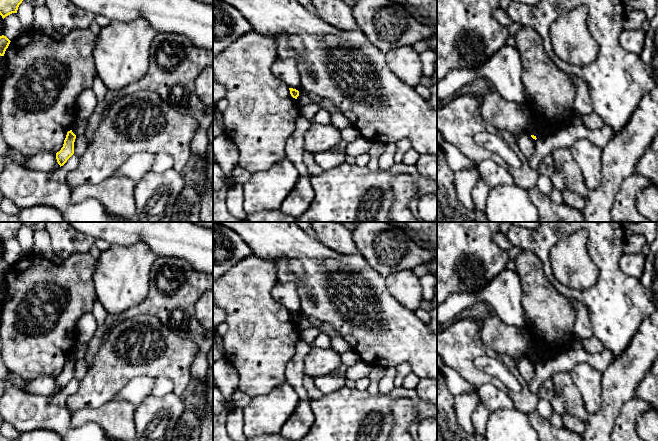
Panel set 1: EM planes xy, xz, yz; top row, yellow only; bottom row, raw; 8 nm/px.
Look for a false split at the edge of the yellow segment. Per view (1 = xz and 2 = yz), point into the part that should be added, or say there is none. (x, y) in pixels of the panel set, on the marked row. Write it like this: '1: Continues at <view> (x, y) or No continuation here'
1: No continuation here
2: No continuation here

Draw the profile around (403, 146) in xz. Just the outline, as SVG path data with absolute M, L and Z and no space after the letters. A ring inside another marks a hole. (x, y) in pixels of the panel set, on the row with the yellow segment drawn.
M409 139L400 140L396 144L397 148L394 155L394 162L402 163L405 153L412 148L412 144Z

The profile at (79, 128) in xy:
M77 118L71 130L76 135L76 137L84 136L87 127L88 122L85 119Z

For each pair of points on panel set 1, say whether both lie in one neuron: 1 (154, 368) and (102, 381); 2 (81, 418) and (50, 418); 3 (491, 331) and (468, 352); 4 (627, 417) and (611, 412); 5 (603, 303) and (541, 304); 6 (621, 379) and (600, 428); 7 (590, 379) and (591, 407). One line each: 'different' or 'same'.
1: same
2: different
3: different
4: different
5: different
6: same
7: same

